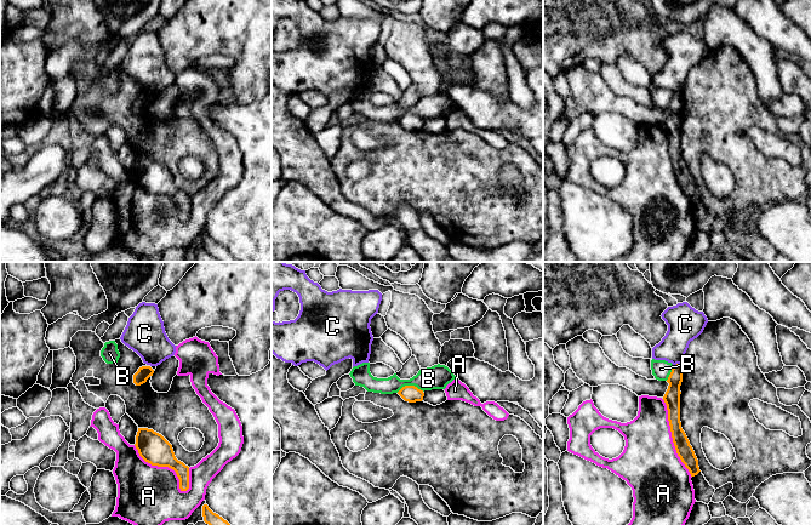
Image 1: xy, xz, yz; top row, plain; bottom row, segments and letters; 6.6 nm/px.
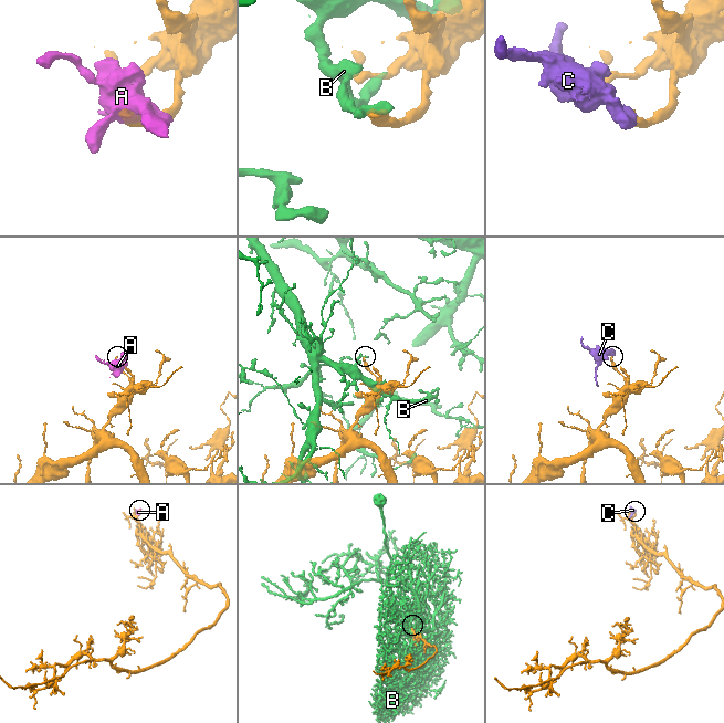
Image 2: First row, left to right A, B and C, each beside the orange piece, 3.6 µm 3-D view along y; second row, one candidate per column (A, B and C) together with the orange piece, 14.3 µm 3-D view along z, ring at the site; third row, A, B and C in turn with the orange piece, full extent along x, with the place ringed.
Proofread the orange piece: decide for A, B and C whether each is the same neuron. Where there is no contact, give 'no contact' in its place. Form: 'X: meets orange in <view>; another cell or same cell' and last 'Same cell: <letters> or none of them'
A: meets orange in xy; another cell
B: meets orange in xz; another cell
C: meets orange in yz; another cell
Same cell: none of them

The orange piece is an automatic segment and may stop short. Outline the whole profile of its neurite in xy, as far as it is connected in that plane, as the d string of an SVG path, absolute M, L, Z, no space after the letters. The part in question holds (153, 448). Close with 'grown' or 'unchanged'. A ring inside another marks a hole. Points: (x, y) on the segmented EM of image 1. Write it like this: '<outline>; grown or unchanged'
M138 428L135 446L139 456L152 466L173 469L179 479L181 491L189 489L189 467L176 458L172 445L161 434Z; unchanged

